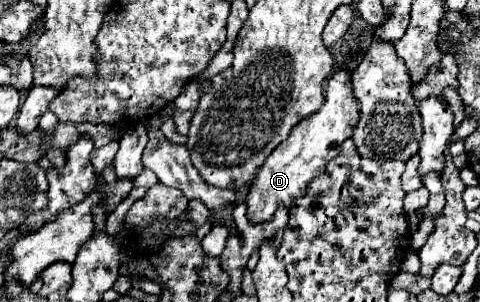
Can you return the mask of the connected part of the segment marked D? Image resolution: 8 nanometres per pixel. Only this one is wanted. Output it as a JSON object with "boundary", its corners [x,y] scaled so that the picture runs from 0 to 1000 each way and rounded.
{"boundary":[[[704,235],[679,275],[675,348],[667,354],[667,368],[625,401],[608,427],[600,460],[575,500],[567,500],[558,513],[558,533],[550,533],[550,546],[542,553],[513,646],[517,738],[538,745],[538,738],[563,732],[583,672],[592,685],[604,685],[608,659],[629,652],[638,639],[642,606],[667,573],[675,573],[679,540],[692,533],[708,507],[708,480],[717,474],[717,460],[733,454],[742,407],[746,407],[746,328],[733,308],[729,242]]]}

